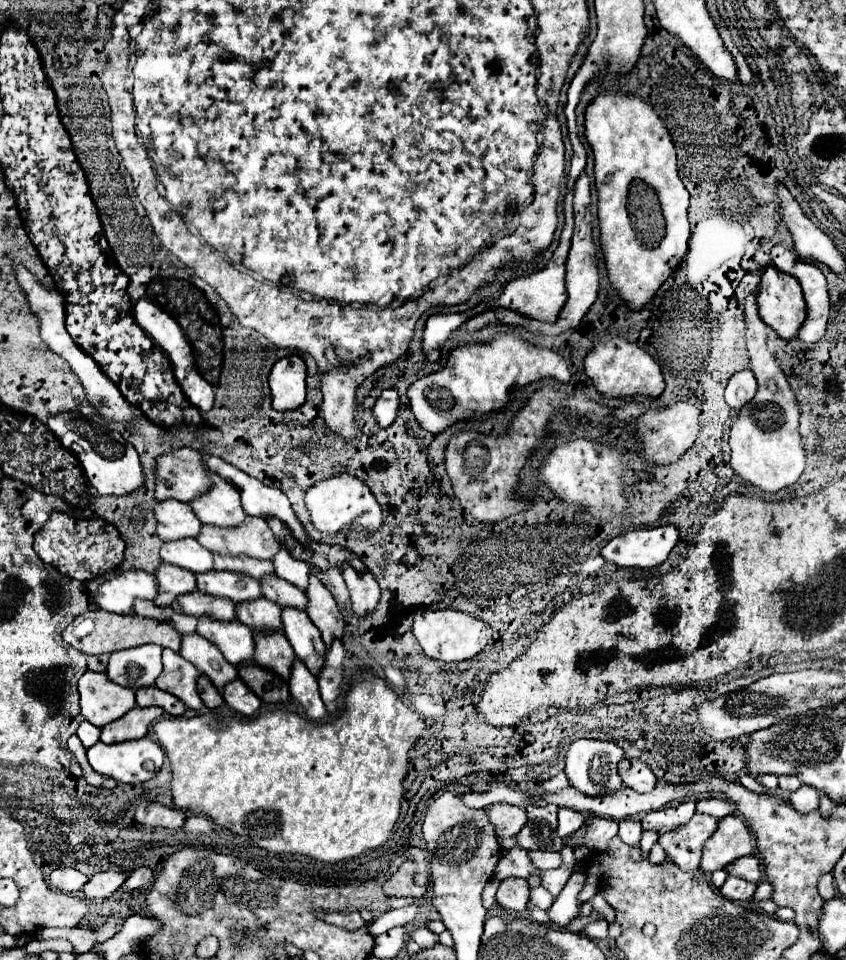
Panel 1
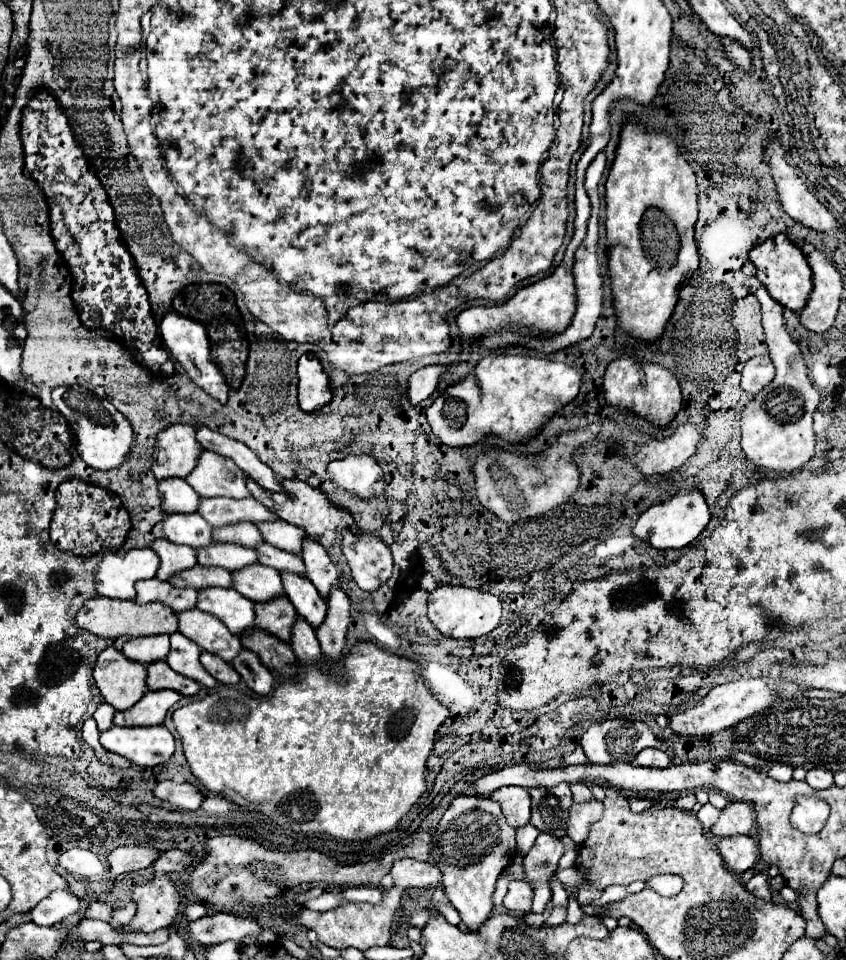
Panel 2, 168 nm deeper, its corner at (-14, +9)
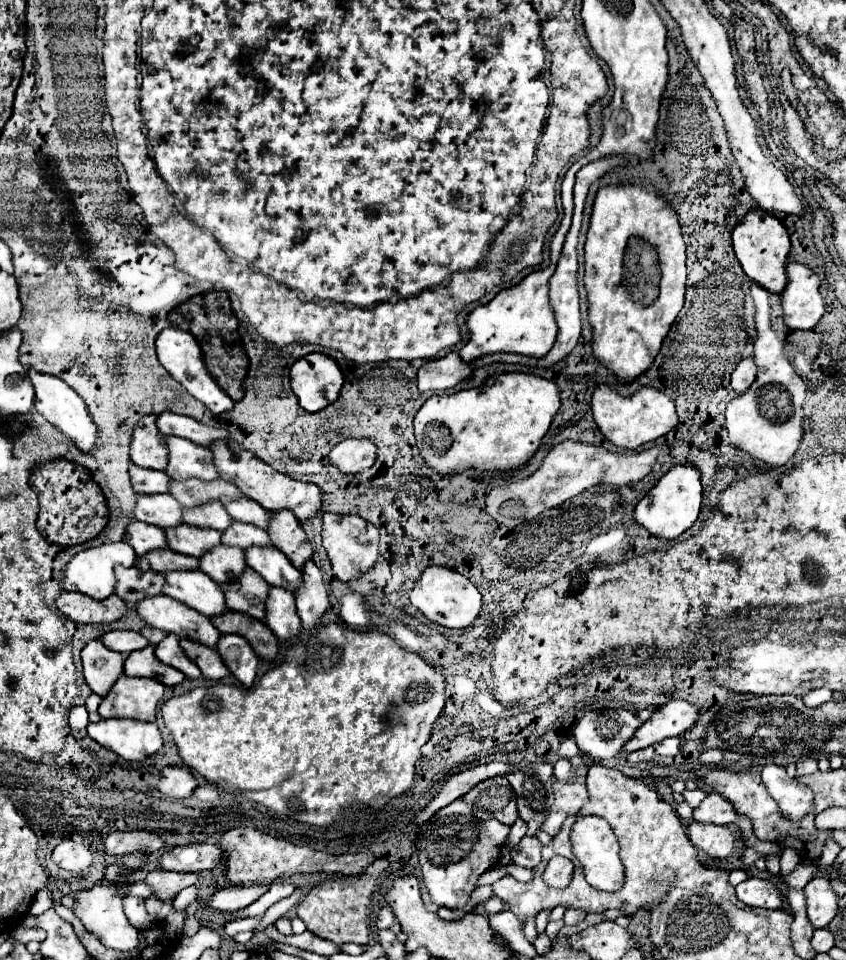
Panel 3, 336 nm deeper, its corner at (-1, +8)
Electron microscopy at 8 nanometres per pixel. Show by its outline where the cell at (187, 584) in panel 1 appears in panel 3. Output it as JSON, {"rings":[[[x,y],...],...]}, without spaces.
{"rings":[[[130,521],[124,533],[124,541],[134,547],[136,555],[148,553],[150,549],[166,547],[164,531],[156,525],[146,525],[142,521]]]}

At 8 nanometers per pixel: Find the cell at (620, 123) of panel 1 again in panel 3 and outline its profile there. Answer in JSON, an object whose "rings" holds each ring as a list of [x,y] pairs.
{"rings":[[[618,185],[598,191],[586,237],[584,287],[588,297],[588,321],[592,325],[592,355],[620,383],[632,383],[646,373],[658,355],[674,319],[684,305],[686,255],[676,213],[662,197],[642,185]]]}

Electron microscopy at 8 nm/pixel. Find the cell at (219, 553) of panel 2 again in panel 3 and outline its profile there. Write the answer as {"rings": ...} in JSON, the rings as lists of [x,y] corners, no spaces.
{"rings":[[[186,523],[168,527],[164,529],[164,533],[166,533],[166,543],[170,549],[174,549],[176,553],[194,555],[194,557],[200,557],[210,547],[222,543],[220,541],[222,533],[218,533],[216,529],[202,529],[202,527],[194,527]]]}

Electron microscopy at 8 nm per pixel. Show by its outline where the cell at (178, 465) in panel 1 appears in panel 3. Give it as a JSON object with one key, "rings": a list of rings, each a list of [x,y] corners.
{"rings":[[[144,415],[134,433],[130,443],[130,459],[146,469],[166,469],[166,447],[162,445],[162,433],[156,427],[156,415]]]}

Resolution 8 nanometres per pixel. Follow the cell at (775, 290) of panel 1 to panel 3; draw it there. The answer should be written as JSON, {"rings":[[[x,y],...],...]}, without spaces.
{"rings":[[[754,207],[750,209],[742,221],[732,231],[732,245],[736,251],[736,257],[744,269],[744,273],[760,283],[770,293],[782,293],[786,287],[786,263],[788,263],[788,251],[790,251],[790,239],[784,223],[770,215],[768,211]]]}

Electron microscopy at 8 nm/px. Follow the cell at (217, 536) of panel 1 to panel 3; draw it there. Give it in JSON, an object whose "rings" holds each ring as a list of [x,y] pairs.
{"rings":[[[196,477],[190,479],[170,479],[170,495],[184,507],[194,507],[194,505],[202,505],[208,503],[212,499],[220,499],[220,497],[240,497],[240,489],[226,481],[226,479],[214,479],[214,481],[202,481]]]}

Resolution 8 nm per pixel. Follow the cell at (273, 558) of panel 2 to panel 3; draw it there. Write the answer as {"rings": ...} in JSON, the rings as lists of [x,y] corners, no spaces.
{"rings":[[[232,521],[228,529],[224,529],[222,533],[222,543],[226,545],[236,545],[240,549],[248,549],[250,545],[272,545],[270,537],[266,535],[266,531],[262,531],[256,525],[250,523],[240,523],[240,521]]]}

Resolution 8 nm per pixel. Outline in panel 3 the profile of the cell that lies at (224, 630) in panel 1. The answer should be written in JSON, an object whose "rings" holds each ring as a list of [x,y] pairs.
{"rings":[[[200,569],[164,573],[162,591],[206,617],[214,617],[226,611],[224,593],[220,591],[218,583],[214,583],[212,577]]]}

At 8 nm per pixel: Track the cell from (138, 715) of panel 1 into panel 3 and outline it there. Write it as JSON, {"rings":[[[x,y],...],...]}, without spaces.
{"rings":[[[122,675],[102,699],[98,713],[104,719],[128,717],[138,721],[156,721],[156,705],[164,695],[164,685],[146,677]]]}

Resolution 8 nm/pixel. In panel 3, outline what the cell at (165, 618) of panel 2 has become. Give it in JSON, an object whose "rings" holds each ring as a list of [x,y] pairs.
{"rings":[[[62,591],[56,597],[56,607],[76,623],[112,623],[126,613],[126,603],[118,595],[110,595],[106,601],[94,601],[78,591]]]}

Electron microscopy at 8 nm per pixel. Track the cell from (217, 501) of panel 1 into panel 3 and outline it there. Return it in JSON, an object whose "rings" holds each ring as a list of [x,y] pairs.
{"rings":[[[162,435],[162,441],[168,449],[168,467],[166,473],[172,479],[188,479],[198,477],[204,481],[218,479],[218,471],[212,463],[212,453],[208,447],[196,445],[190,439]]]}

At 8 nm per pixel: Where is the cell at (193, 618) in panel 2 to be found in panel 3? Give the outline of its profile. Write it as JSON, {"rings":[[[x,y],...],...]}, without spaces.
{"rings":[[[166,595],[144,597],[136,603],[136,611],[150,627],[166,629],[168,633],[176,633],[178,637],[188,637],[210,647],[216,647],[220,637],[220,631],[206,615]]]}

